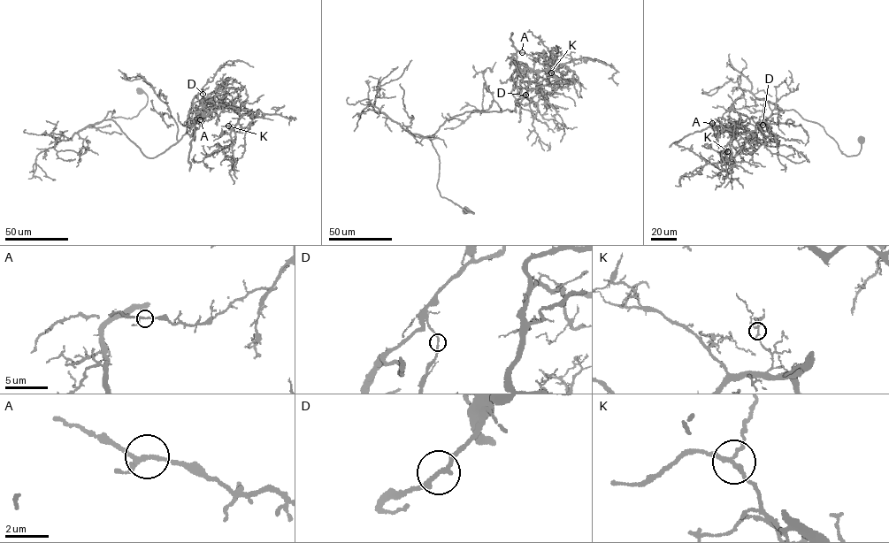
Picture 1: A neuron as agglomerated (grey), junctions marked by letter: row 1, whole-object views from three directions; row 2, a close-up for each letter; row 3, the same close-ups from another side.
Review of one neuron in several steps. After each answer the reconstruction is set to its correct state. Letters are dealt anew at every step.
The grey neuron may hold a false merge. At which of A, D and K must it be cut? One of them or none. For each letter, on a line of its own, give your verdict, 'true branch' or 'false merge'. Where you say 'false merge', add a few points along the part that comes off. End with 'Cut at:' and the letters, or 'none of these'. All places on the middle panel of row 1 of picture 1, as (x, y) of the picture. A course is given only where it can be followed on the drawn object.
A: true branch
D: false merge; foreign part runs (525, 95), (531, 103), (540, 98), (540, 72), (550, 70), (562, 79), (555, 88), (528, 89), (514, 61)
K: true branch
Cut at: D

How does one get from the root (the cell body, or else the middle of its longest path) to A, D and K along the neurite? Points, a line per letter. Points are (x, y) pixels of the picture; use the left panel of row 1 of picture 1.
A: (139, 90), (137, 115), (104, 118), (147, 156), (184, 134), (194, 97), (204, 112), (226, 104), (200, 119)
D: (139, 90), (148, 100), (137, 115), (104, 118), (150, 157), (184, 134), (203, 94)
K: (139, 90), (137, 115), (104, 118), (148, 157), (184, 134), (194, 97), (204, 112), (237, 111), (228, 126)

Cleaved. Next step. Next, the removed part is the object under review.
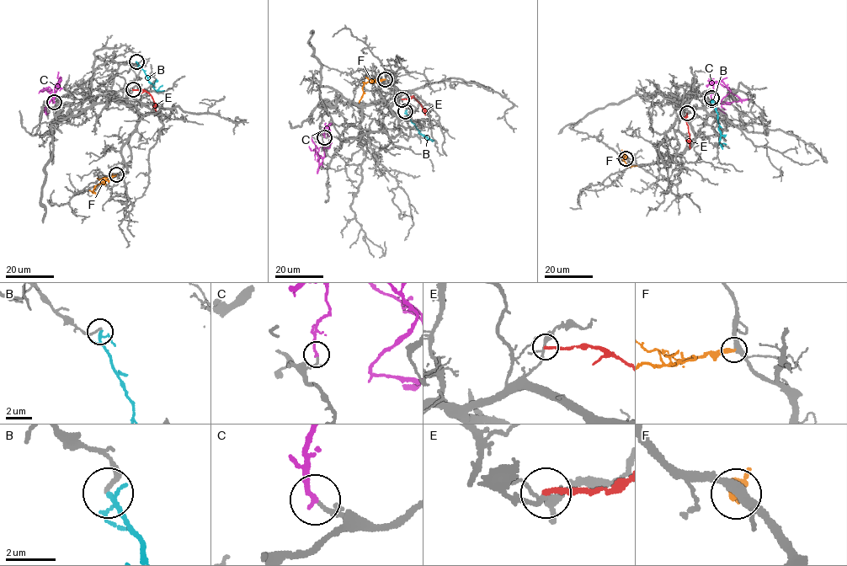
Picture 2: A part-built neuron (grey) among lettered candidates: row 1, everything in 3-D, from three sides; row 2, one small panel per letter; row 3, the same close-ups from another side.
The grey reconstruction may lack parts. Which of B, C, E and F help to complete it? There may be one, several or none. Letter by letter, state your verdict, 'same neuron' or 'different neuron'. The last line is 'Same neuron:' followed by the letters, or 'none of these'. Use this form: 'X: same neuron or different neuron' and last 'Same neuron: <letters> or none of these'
B: different neuron
C: different neuron
E: different neuron
F: same neuron
Same neuron: F

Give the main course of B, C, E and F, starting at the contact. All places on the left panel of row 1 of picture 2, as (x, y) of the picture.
B: (136, 61), (155, 90), (162, 85)
C: (54, 102), (55, 85), (60, 77), (53, 100), (48, 88), (42, 90)
E: (133, 89), (141, 89), (151, 96), (156, 111)
F: (116, 174), (108, 177), (93, 192), (89, 190)

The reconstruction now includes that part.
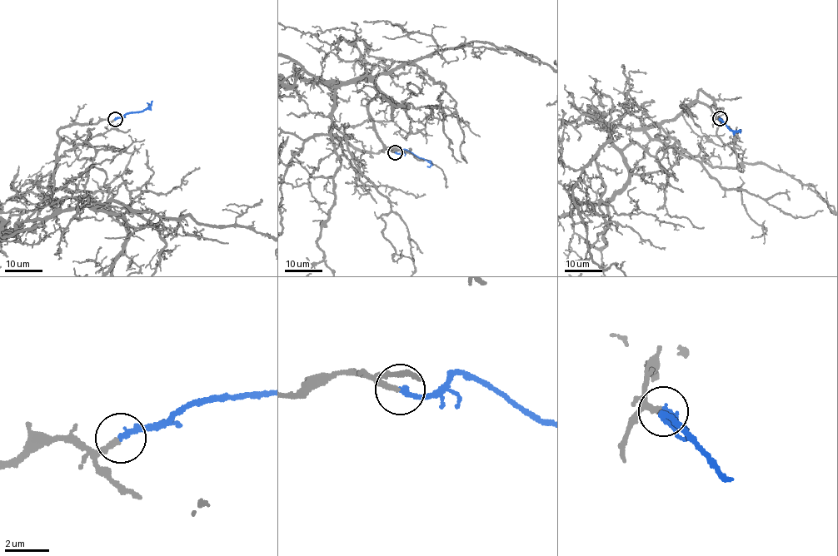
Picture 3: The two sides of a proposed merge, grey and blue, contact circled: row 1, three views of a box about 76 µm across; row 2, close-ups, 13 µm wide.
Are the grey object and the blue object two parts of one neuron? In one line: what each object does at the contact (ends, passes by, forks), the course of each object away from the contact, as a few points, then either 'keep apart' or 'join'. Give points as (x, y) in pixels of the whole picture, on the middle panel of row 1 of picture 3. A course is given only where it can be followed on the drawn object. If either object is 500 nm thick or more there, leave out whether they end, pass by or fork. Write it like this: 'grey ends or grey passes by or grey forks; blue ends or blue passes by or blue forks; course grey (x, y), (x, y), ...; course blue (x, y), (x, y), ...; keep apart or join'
grey ends; blue ends; course blue (395, 151), (401, 153), (405, 149), (431, 164), (426, 166); join

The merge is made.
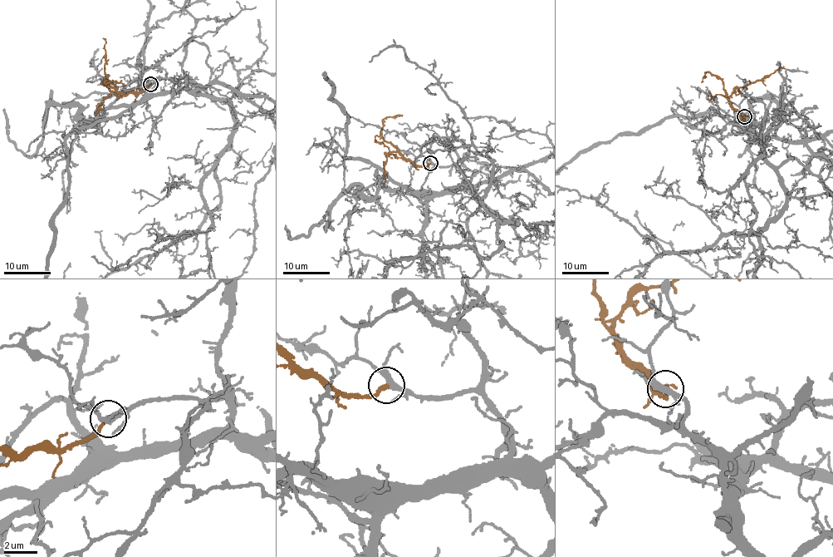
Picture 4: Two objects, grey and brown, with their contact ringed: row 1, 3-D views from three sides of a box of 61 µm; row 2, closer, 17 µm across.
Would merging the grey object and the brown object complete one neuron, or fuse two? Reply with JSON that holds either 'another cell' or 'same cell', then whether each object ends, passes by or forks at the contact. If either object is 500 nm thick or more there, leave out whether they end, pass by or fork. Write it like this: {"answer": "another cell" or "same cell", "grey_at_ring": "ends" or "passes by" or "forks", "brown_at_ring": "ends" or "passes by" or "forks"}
{"answer": "same cell", "grey_at_ring": "forks", "brown_at_ring": "ends"}

